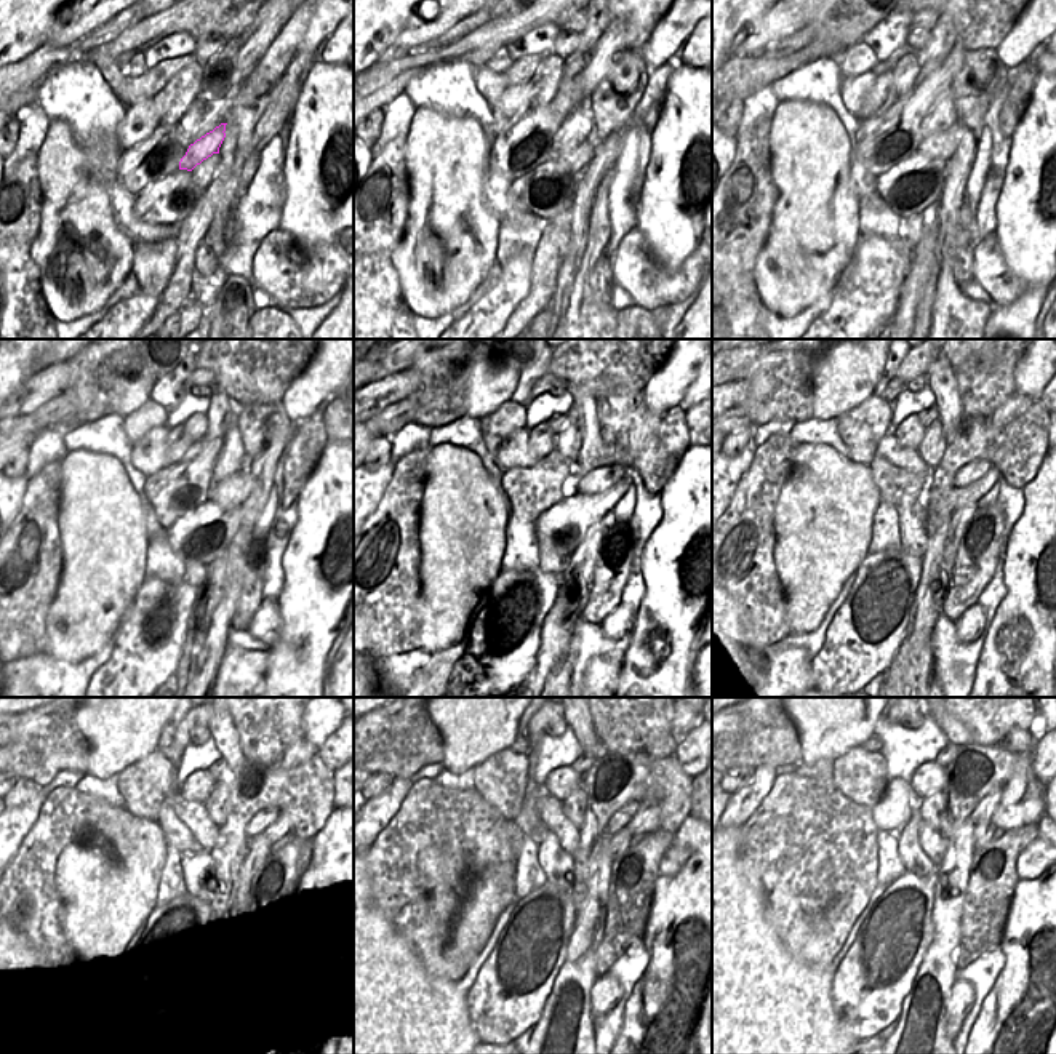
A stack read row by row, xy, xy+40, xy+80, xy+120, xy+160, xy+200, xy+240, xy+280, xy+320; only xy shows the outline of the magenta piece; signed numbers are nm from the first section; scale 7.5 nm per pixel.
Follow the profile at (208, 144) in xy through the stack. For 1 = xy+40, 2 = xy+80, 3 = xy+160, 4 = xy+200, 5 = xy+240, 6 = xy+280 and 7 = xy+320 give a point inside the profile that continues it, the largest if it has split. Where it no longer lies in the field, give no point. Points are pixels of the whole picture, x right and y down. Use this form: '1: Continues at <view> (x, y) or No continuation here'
1: Continues at xy+40 (578, 127)
2: Continues at xy+80 (943, 114)
3: Continues at xy+160 (586, 403)
4: Continues at xy+200 (941, 378)
5: Continues at xy+240 (223, 730)
6: Continues at xy+280 (584, 731)
7: Continues at xy+320 (948, 736)

